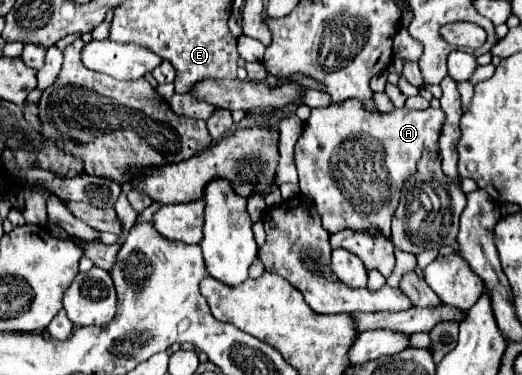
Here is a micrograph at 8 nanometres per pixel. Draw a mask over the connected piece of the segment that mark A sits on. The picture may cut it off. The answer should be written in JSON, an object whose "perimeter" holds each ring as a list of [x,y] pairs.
{"perimeter":[[[359,99],[345,101],[343,105],[329,105],[311,109],[311,117],[305,123],[305,129],[295,145],[295,165],[299,171],[301,193],[307,193],[317,213],[321,215],[323,229],[337,233],[343,229],[355,229],[363,233],[383,233],[391,235],[391,217],[393,209],[399,203],[399,193],[403,181],[415,173],[415,163],[419,161],[423,149],[437,151],[437,137],[441,133],[445,113],[441,109],[393,109],[391,113],[369,111]]]}

